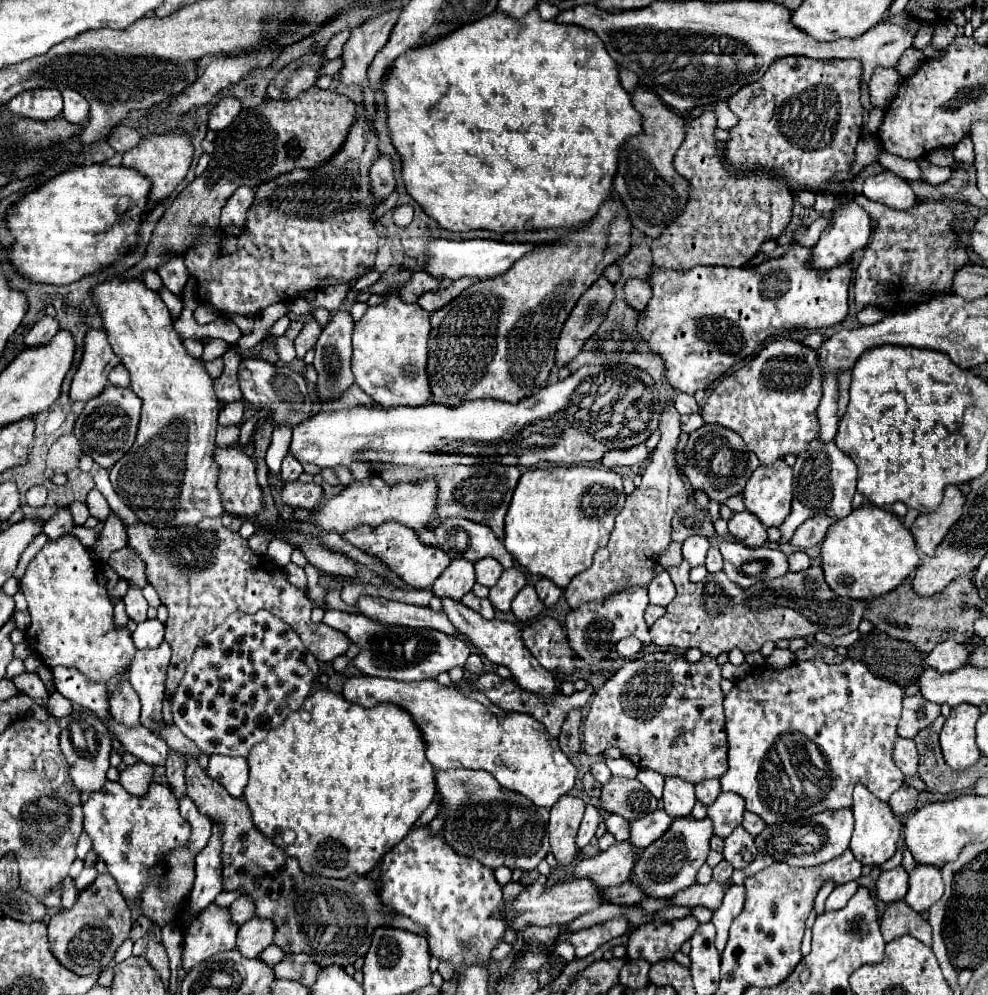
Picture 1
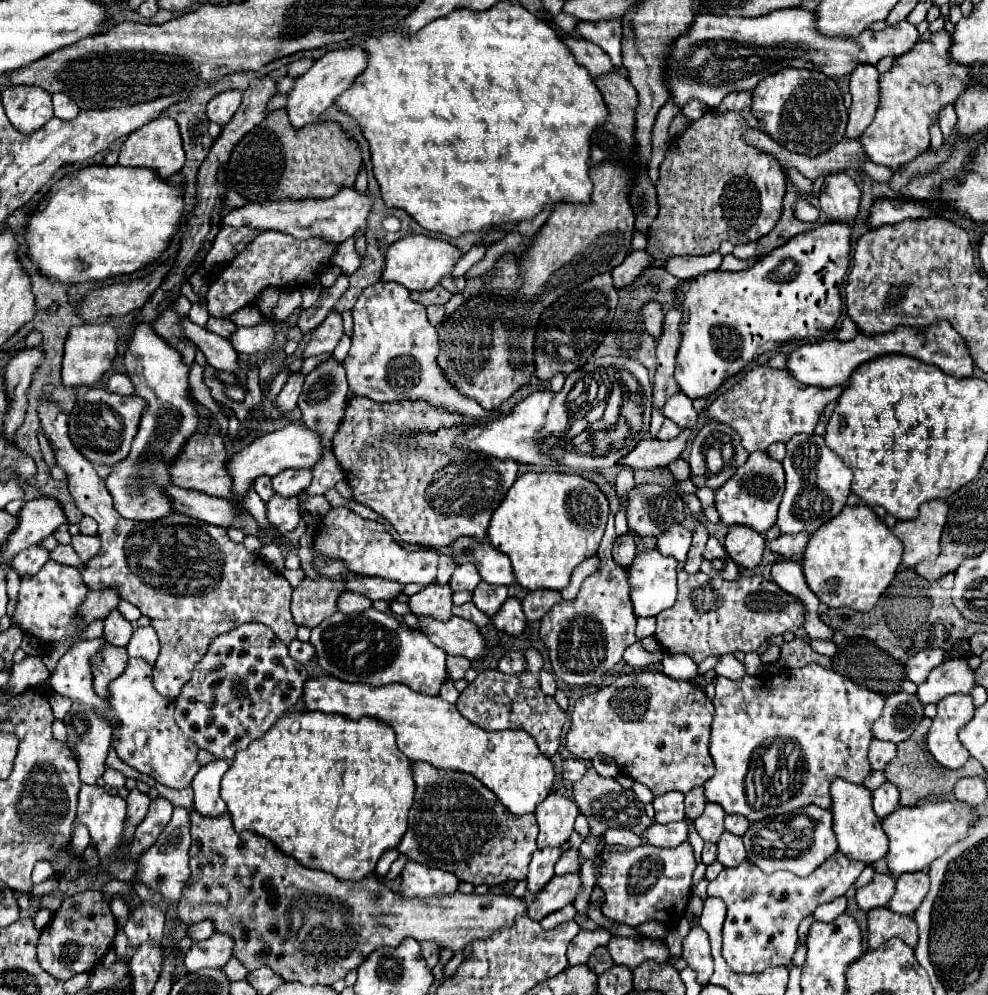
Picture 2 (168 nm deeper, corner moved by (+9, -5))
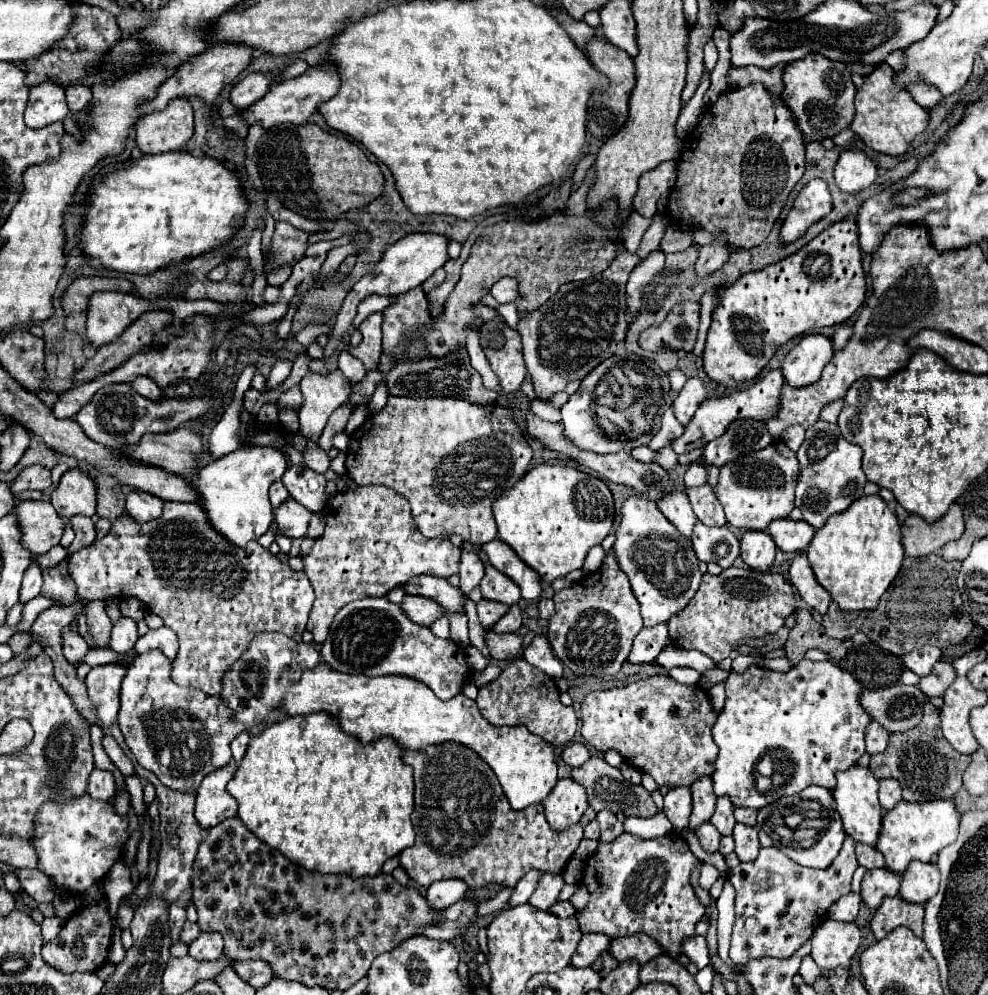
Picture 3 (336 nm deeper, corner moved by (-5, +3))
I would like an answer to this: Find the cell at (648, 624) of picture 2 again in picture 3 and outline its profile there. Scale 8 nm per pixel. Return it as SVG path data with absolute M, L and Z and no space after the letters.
M658 624L654 628L642 628L642 632L634 638L632 650L628 654L628 662L646 664L656 660L656 656L670 644L666 624Z

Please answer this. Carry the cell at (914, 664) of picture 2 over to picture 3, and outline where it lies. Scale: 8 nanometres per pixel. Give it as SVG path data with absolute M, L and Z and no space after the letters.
M922 646L922 648L914 648L906 656L900 656L900 660L906 670L912 670L918 676L928 676L932 666L940 660L940 654L942 654L940 648Z

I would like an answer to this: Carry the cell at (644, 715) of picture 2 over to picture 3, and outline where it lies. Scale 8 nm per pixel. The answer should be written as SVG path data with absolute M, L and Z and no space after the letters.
M658 674L646 680L634 682L624 688L604 690L604 692L590 692L582 704L582 736L588 744L592 744L598 752L616 750L622 758L638 768L654 776L658 786L672 784L672 786L688 786L702 776L710 776L714 770L714 760L718 754L718 746L712 740L712 726L716 722L716 714L710 704L710 696L698 684L684 686L674 682L670 676Z

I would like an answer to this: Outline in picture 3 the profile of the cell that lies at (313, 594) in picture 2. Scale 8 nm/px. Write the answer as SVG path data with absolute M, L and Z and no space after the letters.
M378 484L338 492L328 500L324 518L324 534L308 554L302 554L304 572L316 592L308 620L314 642L326 640L334 614L356 598L386 596L392 588L402 588L402 584L418 574L448 578L458 572L462 550L450 538L430 540L420 534L408 500L392 488Z

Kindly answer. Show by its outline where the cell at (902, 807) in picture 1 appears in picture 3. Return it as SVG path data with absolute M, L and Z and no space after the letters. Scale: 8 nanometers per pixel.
M886 778L880 780L880 790L878 790L878 798L880 798L880 806L884 810L894 808L900 800L902 800L902 788L894 778Z

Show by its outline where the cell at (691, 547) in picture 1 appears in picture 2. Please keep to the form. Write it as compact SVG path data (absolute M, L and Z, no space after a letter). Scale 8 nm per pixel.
M674 524L670 526L660 538L658 538L658 550L664 552L664 556L672 556L678 562L686 562L686 554L692 544L692 532L688 532L684 526Z

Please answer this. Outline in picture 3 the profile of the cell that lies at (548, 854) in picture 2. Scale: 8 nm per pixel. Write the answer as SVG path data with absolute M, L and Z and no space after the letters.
M528 872L526 876L522 876L522 880L518 880L518 884L514 886L514 892L508 900L508 906L514 908L518 904L526 904L530 894L536 890L536 884L538 884L540 876L542 876L542 872Z

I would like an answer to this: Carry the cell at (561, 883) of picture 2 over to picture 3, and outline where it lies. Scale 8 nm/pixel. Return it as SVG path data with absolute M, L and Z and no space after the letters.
M542 874L542 880L538 880L538 888L530 896L528 904L538 910L548 910L554 902L558 902L558 892L562 890L564 880L560 874Z

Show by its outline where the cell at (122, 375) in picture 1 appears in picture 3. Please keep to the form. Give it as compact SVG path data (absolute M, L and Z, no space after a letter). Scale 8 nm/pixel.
M138 376L134 382L132 382L132 388L140 394L140 396L146 396L148 400L162 400L162 390L154 384L154 380L146 378L146 376Z

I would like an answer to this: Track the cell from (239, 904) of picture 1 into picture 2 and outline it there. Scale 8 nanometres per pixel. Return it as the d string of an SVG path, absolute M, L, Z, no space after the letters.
M210 920L201 921L188 928L188 934L190 934L194 940L205 940L214 933L215 927L213 922Z

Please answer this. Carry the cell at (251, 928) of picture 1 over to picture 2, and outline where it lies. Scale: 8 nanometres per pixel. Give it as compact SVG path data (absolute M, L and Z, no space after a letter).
M212 934L208 940L194 942L192 948L184 956L184 964L188 972L198 972L200 968L222 968L232 958L232 936L228 934Z

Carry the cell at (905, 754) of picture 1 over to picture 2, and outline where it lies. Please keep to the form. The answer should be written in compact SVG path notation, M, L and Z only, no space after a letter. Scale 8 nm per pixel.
M872 740L870 752L868 752L868 760L870 760L870 766L874 770L884 770L892 762L894 756L896 756L896 744Z

